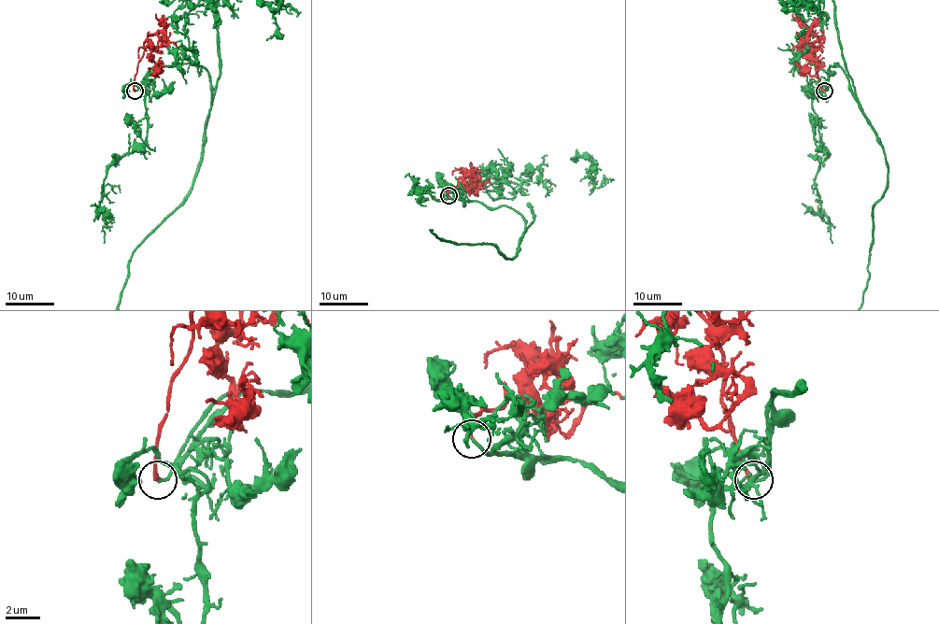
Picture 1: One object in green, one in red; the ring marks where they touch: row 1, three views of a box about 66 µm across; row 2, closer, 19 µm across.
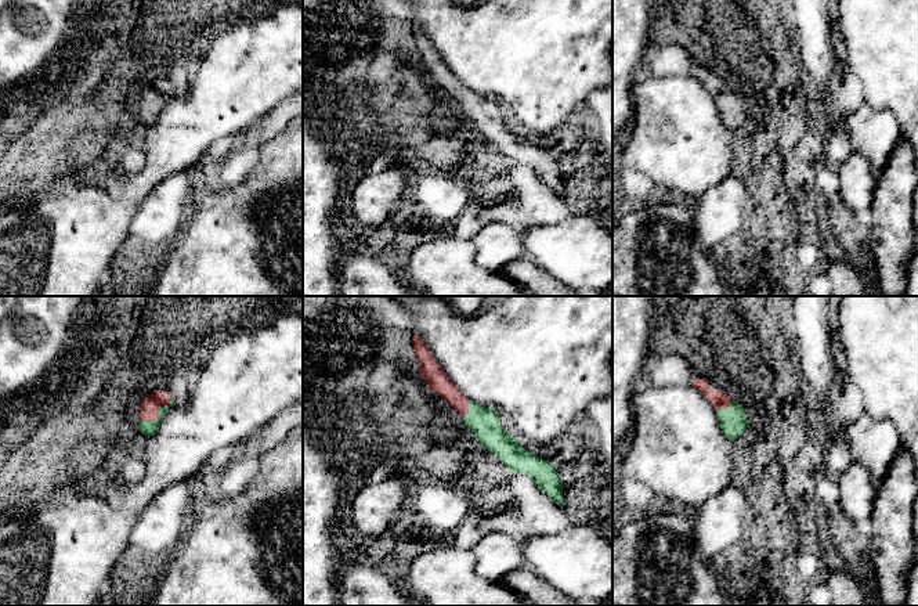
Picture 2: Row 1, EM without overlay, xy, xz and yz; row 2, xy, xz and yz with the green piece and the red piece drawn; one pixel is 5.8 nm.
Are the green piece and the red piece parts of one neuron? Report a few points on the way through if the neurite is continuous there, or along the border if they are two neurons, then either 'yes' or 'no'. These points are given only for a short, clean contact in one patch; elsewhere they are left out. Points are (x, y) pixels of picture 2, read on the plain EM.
way xy (148, 118), (159, 104), (150, 98); yes

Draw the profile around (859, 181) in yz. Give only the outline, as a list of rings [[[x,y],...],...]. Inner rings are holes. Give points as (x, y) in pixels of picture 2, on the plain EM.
[[[852,151],[838,169],[841,176],[839,196],[853,212],[872,206],[878,177],[871,160],[861,152]]]

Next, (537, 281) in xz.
[[[524,259],[503,266],[500,274],[527,289],[531,296],[578,296],[574,288]]]

